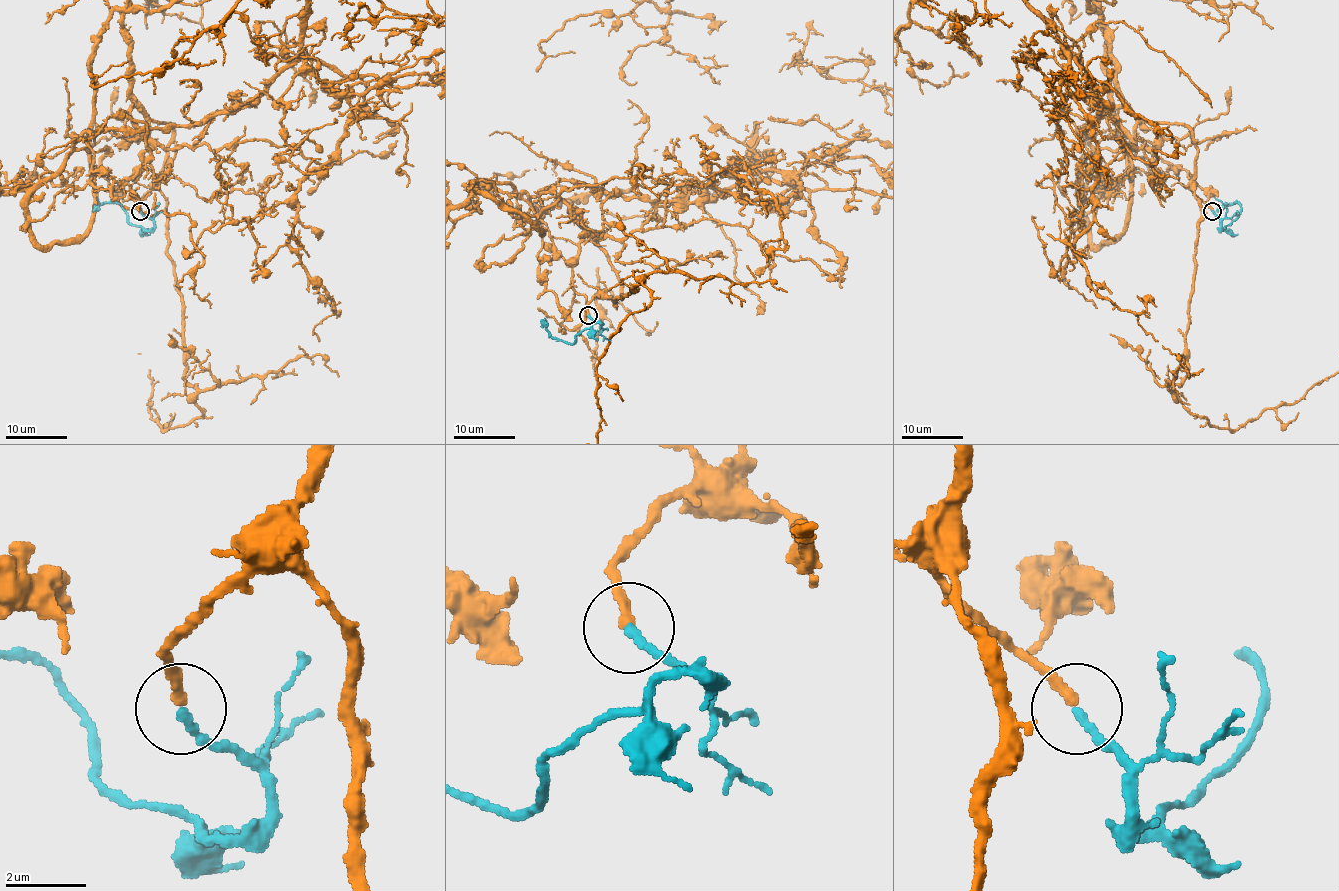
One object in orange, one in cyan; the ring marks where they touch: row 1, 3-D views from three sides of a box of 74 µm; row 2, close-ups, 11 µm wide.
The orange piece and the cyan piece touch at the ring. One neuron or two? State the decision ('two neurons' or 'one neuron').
one neuron

